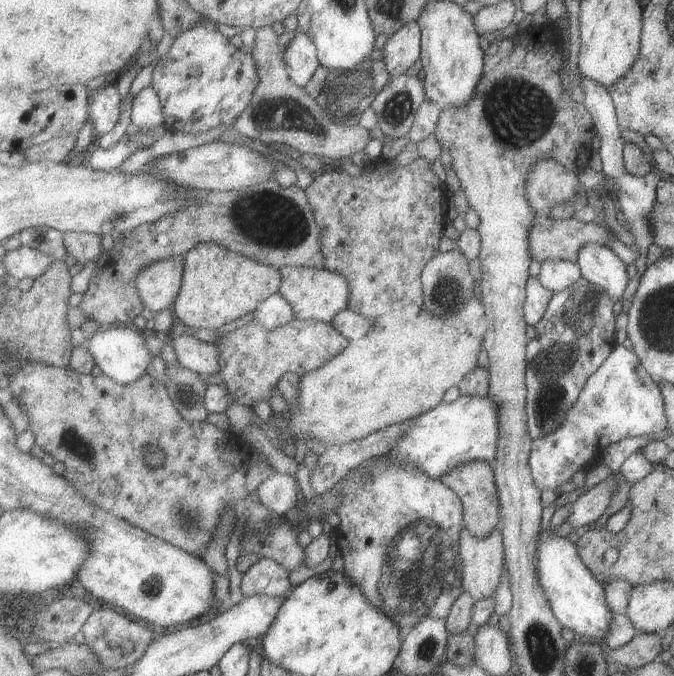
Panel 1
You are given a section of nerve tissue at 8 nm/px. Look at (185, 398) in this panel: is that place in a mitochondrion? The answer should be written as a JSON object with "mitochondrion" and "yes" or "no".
{"mitochondrion":"no"}

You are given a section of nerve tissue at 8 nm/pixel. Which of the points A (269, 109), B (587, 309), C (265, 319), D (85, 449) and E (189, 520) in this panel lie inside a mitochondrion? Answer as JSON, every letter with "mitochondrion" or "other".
{"A":"mitochondrion","B":"mitochondrion","C":"other","D":"mitochondrion","E":"mitochondrion"}

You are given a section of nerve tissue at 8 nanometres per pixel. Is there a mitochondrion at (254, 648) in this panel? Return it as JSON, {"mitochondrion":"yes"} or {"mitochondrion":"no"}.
{"mitochondrion":"no"}

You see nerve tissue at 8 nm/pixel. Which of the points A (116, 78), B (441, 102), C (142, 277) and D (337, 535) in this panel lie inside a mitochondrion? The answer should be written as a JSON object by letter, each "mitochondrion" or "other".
{"A":"other","B":"other","C":"other","D":"other"}

